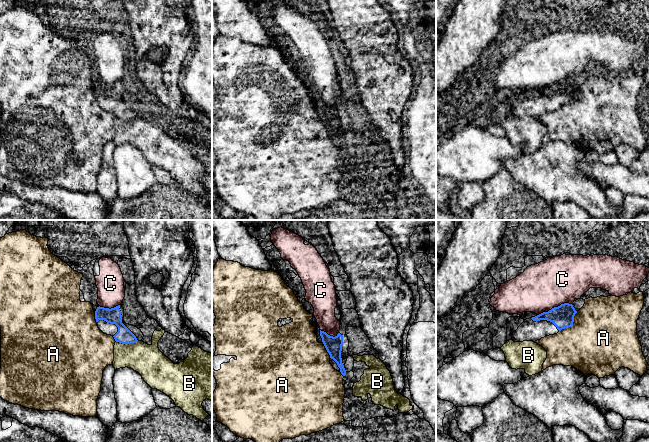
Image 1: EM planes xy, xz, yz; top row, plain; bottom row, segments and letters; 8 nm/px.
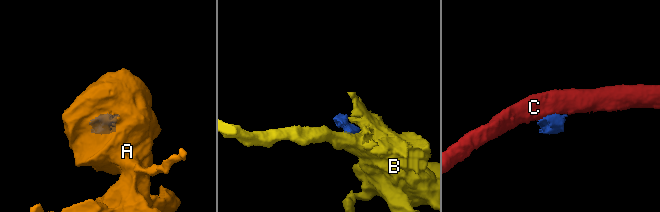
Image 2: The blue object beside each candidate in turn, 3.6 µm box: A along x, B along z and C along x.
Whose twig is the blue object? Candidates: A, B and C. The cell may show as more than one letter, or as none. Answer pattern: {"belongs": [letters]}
{"belongs": []}

